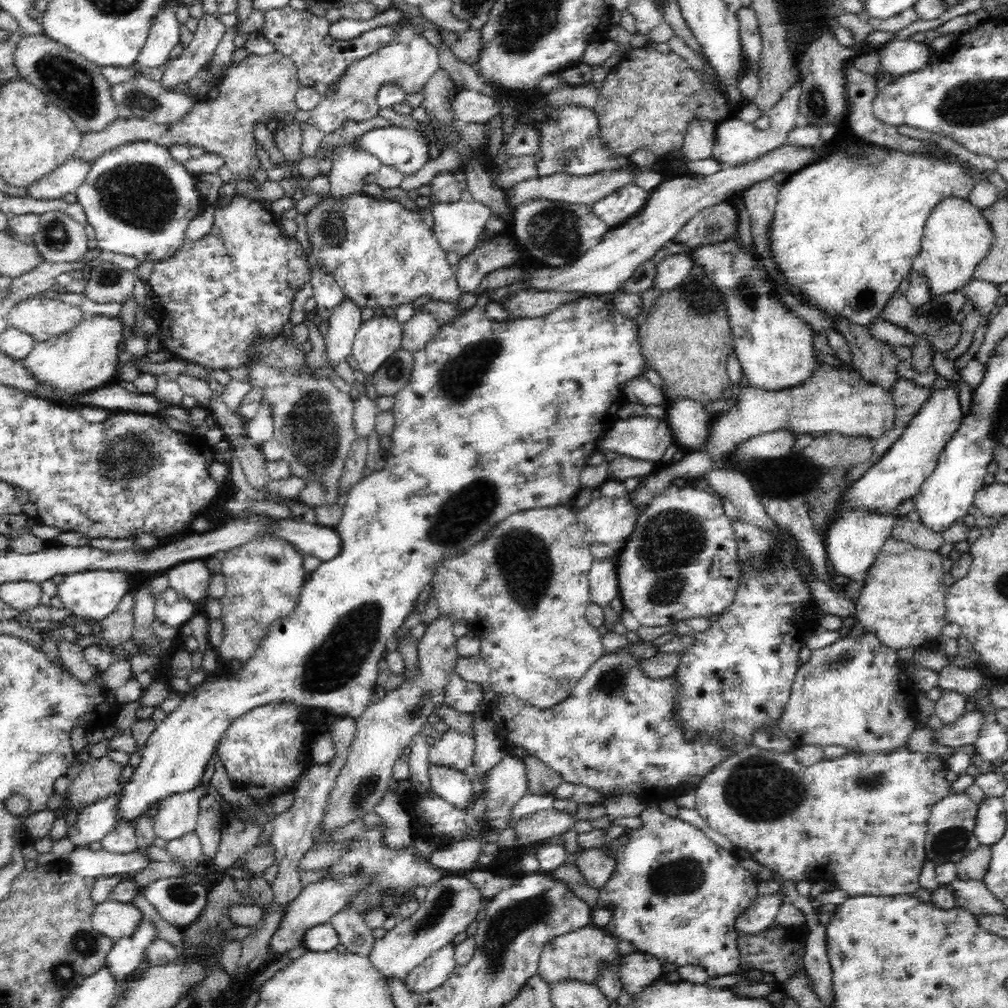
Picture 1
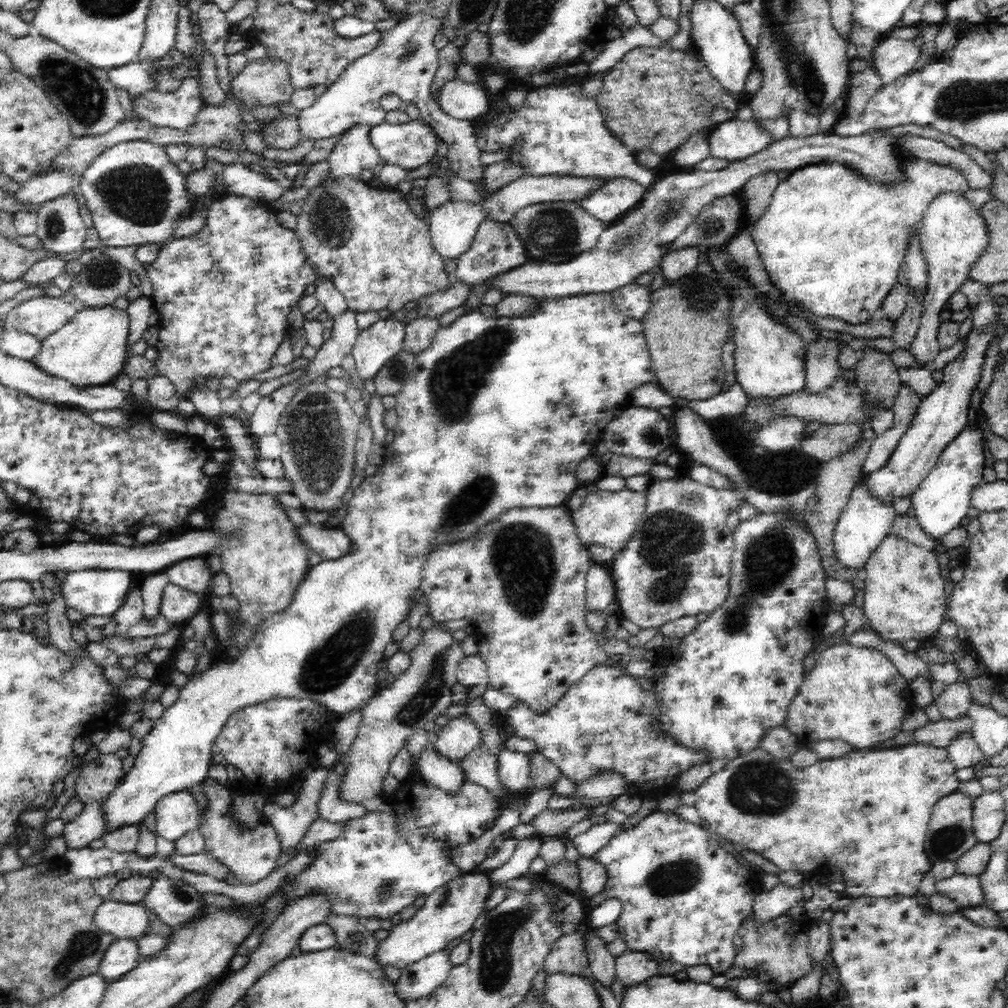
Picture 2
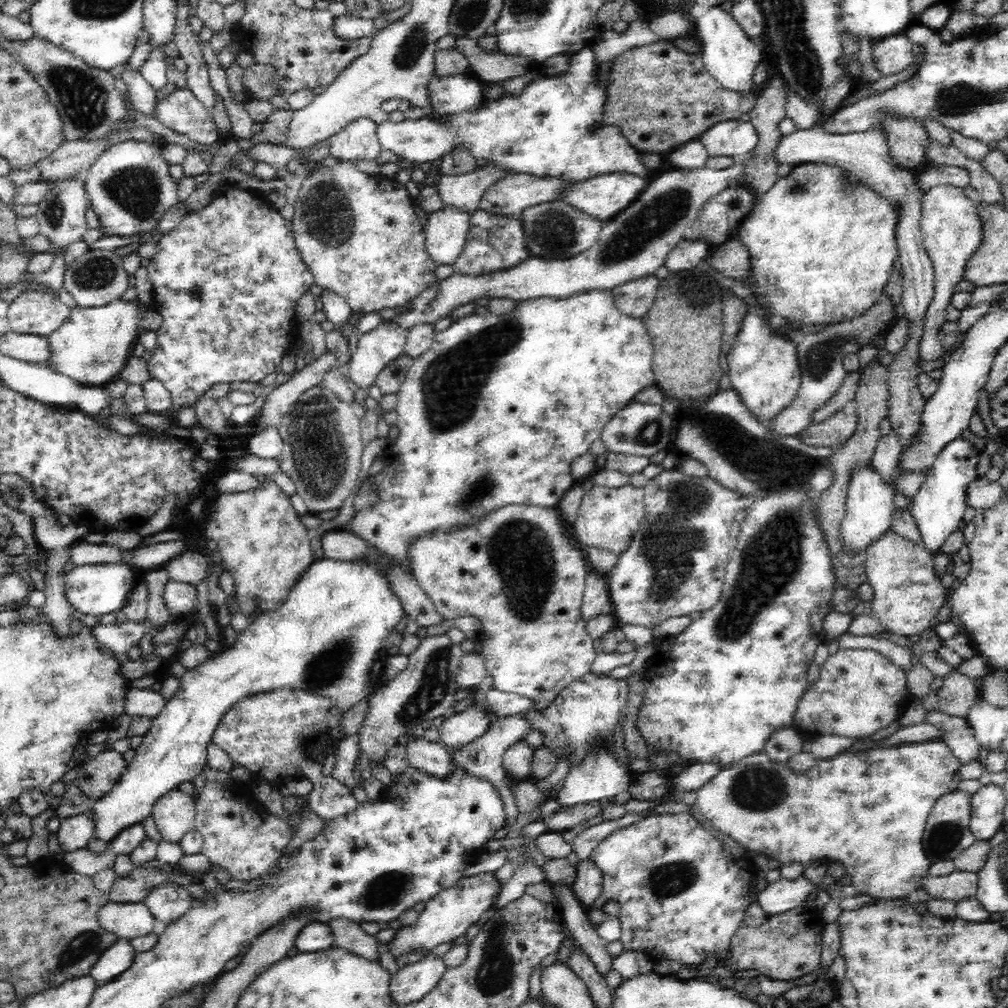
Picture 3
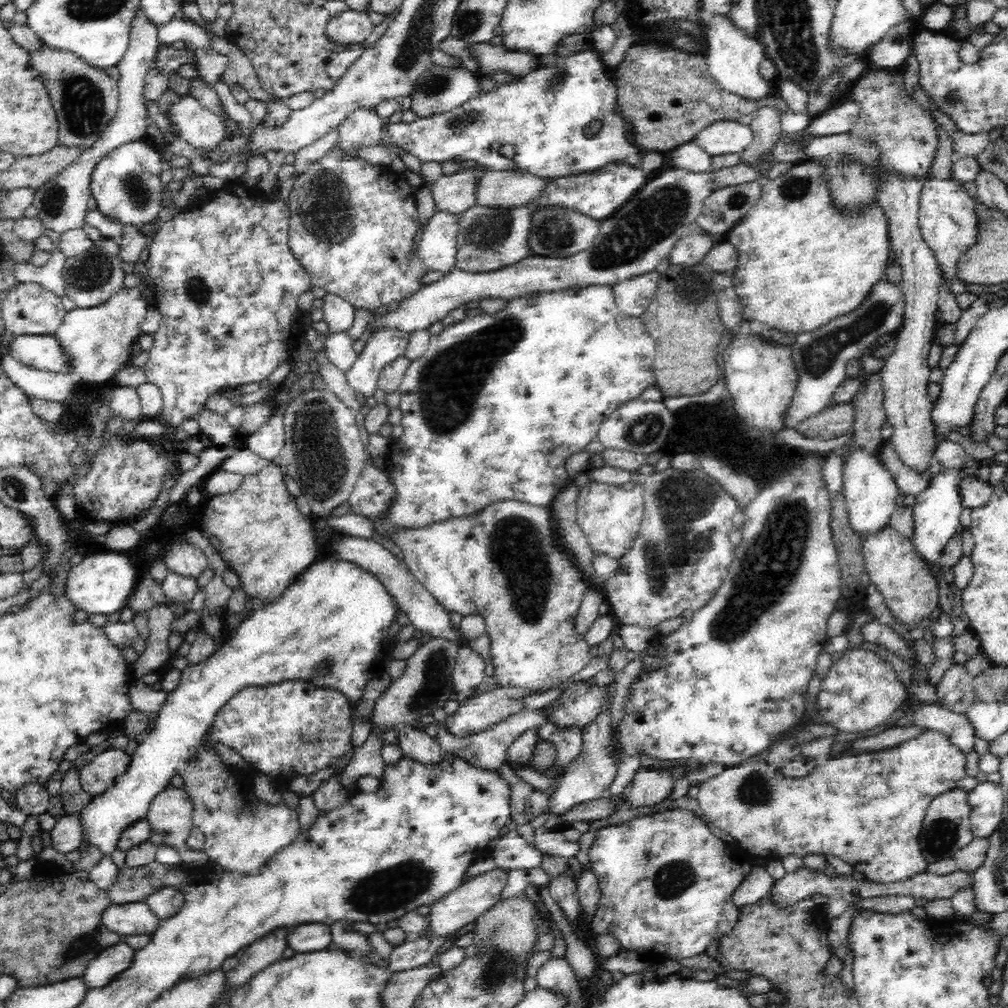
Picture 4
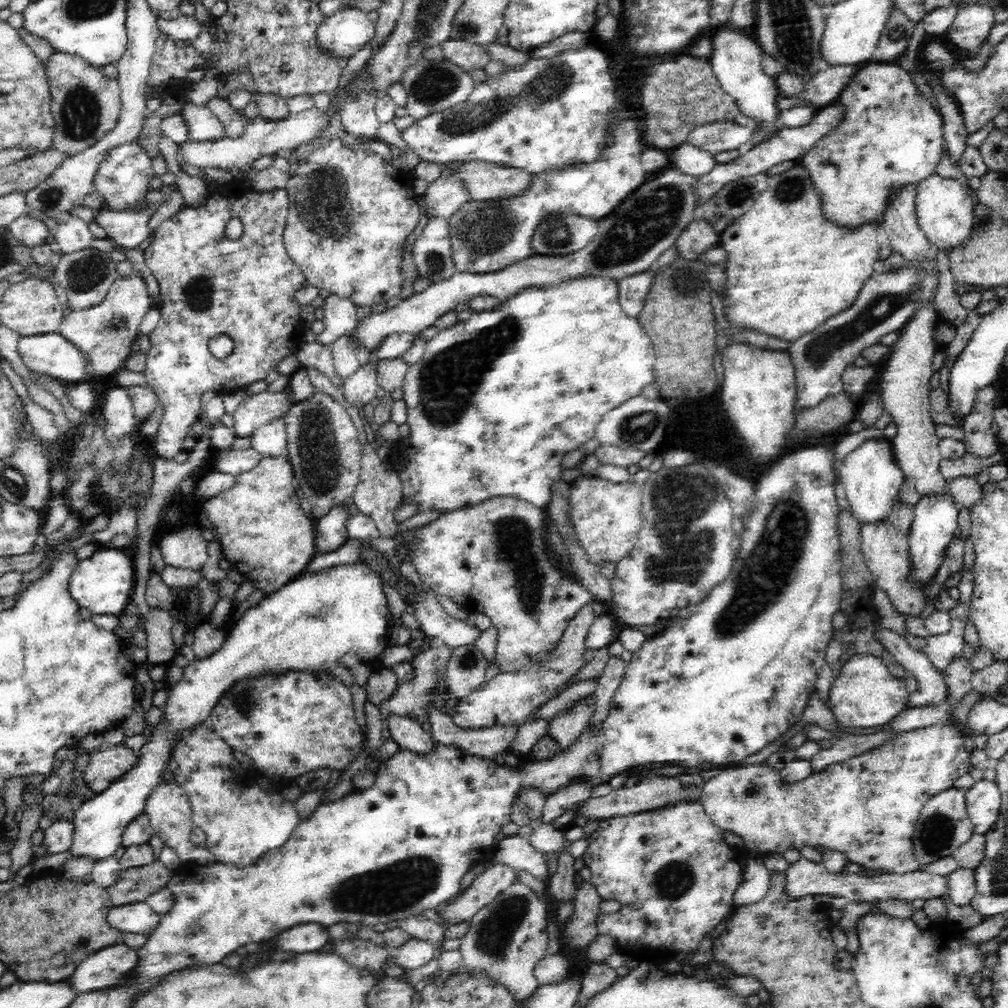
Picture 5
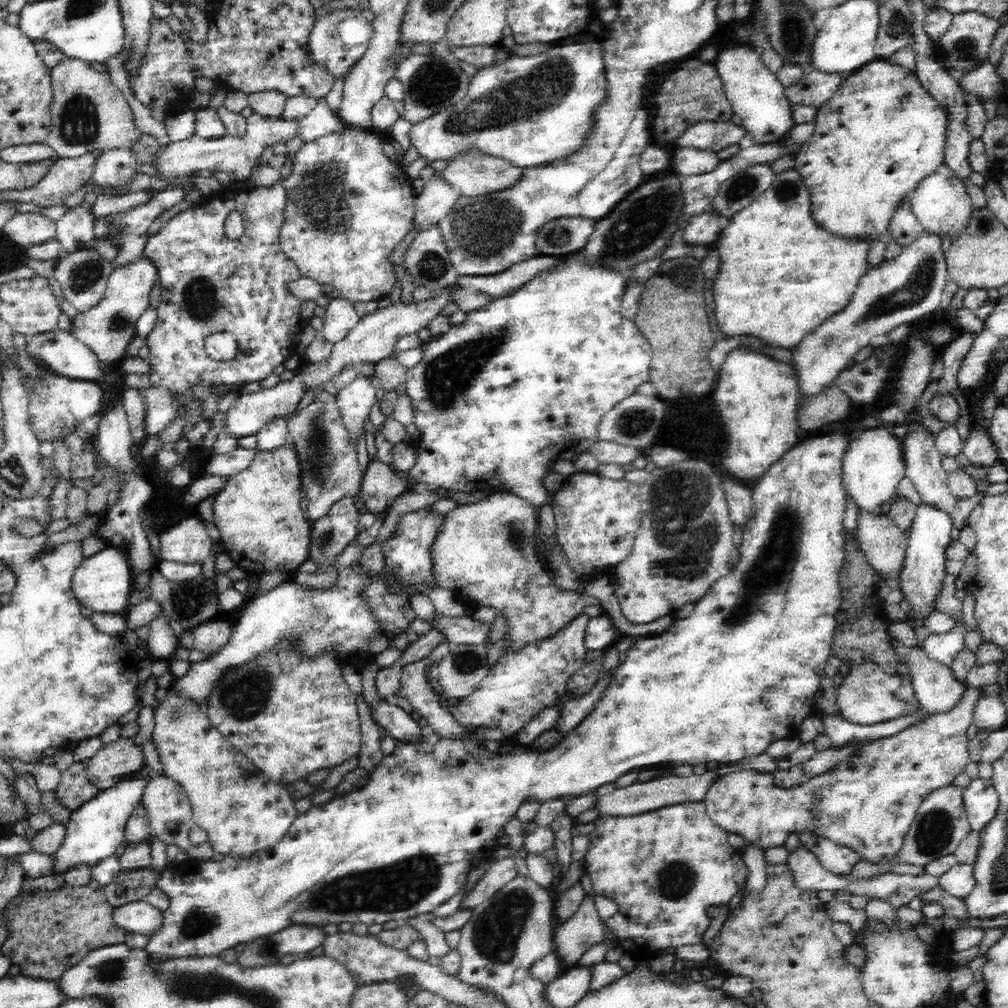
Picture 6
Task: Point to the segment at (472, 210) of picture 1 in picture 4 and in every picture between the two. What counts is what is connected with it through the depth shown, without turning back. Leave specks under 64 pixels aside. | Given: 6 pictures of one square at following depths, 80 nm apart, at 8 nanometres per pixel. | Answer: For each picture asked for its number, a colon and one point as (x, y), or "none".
2: (453, 226)
3: (446, 231)
4: (437, 248)

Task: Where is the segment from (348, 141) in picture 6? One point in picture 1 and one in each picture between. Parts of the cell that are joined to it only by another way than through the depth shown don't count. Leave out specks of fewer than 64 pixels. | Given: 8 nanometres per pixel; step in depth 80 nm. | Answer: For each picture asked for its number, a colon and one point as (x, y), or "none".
1: (381, 254)
2: (376, 251)
3: (359, 236)
4: (353, 226)
5: (350, 215)

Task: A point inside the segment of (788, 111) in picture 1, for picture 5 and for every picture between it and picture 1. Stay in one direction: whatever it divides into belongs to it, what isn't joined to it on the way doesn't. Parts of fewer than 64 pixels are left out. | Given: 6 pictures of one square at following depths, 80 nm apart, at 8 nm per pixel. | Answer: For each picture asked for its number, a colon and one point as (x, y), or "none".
2: (735, 139)
3: (732, 138)
4: (725, 136)
5: (715, 136)

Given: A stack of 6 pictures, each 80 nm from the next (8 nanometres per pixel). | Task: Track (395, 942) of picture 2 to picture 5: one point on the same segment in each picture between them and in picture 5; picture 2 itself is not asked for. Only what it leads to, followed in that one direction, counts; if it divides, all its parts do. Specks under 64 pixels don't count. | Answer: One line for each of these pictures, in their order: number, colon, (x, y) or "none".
3: (448, 915)
4: (446, 917)
5: (487, 885)

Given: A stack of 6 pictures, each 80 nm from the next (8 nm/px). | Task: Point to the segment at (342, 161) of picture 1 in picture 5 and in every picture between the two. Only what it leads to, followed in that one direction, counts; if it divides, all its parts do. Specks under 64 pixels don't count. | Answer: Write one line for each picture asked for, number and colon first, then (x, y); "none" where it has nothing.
2: (353, 153)
3: (358, 140)
4: (362, 127)
5: (358, 116)

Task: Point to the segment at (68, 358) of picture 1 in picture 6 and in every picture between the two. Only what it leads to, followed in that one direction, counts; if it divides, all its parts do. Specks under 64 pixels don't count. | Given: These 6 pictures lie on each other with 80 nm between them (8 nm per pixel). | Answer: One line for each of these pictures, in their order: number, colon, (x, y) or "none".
2: (89, 351)
3: (93, 345)
4: (98, 342)
5: (106, 332)
6: (107, 329)

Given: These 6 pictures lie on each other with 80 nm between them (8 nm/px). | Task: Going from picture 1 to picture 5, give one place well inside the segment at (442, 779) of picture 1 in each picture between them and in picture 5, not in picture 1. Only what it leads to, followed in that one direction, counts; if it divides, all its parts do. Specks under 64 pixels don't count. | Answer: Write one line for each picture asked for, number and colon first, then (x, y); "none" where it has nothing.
2: (444, 774)
3: (431, 757)
4: (415, 743)
5: (408, 733)

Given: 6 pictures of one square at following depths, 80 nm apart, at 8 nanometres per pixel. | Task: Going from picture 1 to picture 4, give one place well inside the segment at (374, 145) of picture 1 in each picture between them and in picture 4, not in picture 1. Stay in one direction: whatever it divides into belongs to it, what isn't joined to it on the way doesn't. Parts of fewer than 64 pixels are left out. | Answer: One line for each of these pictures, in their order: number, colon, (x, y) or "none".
2: (409, 145)
3: (556, 128)
4: (562, 121)

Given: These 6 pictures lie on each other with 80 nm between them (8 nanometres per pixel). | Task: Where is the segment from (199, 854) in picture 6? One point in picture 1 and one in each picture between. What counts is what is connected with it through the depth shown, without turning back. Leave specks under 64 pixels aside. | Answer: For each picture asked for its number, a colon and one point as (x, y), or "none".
1: (177, 815)
2: (176, 814)
3: (174, 813)
4: (170, 814)
5: (168, 808)

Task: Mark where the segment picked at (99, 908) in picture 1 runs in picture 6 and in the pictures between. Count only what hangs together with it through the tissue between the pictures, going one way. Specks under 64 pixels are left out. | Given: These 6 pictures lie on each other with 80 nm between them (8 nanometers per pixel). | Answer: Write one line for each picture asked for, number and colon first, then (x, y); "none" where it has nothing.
2: (122, 920)
3: (125, 920)
4: (134, 918)
5: (138, 917)
6: (139, 917)

